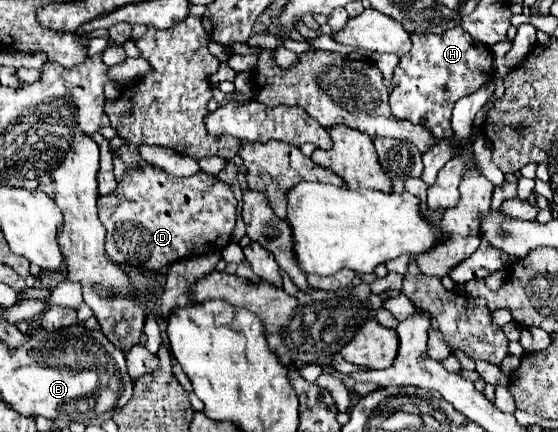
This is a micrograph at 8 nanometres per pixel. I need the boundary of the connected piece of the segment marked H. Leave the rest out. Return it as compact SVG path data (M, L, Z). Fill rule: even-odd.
M460 26L434 36L434 34L414 34L412 50L400 58L400 64L394 70L394 90L390 94L392 114L400 120L410 120L428 128L436 138L450 138L450 116L452 106L492 82L496 74L494 54L482 42L476 42Z

